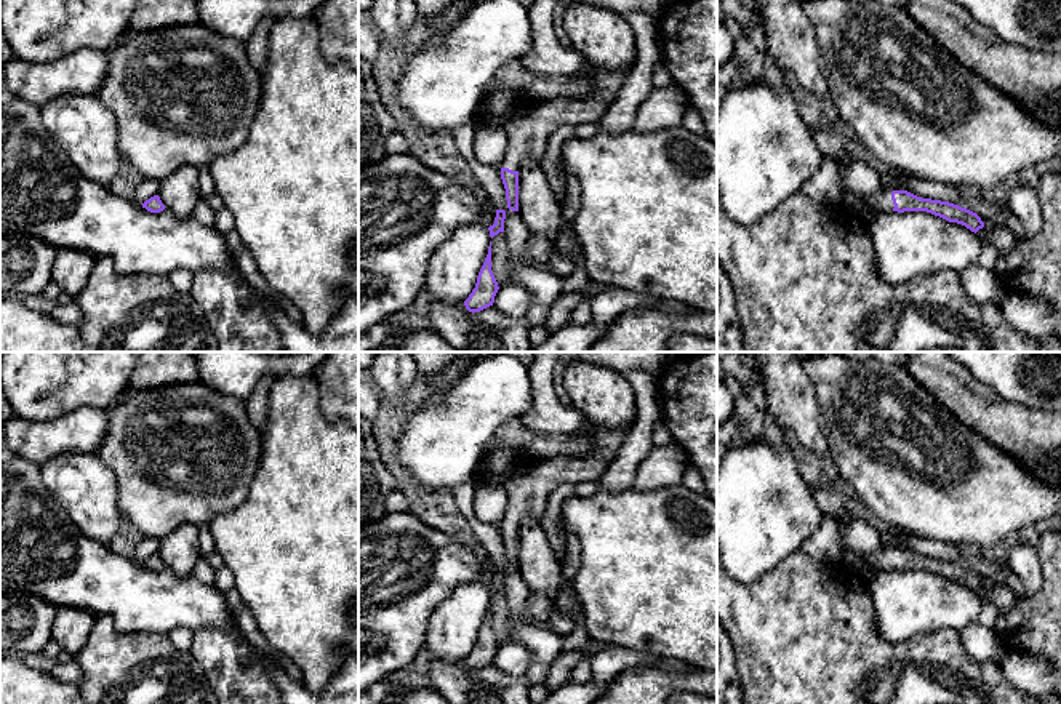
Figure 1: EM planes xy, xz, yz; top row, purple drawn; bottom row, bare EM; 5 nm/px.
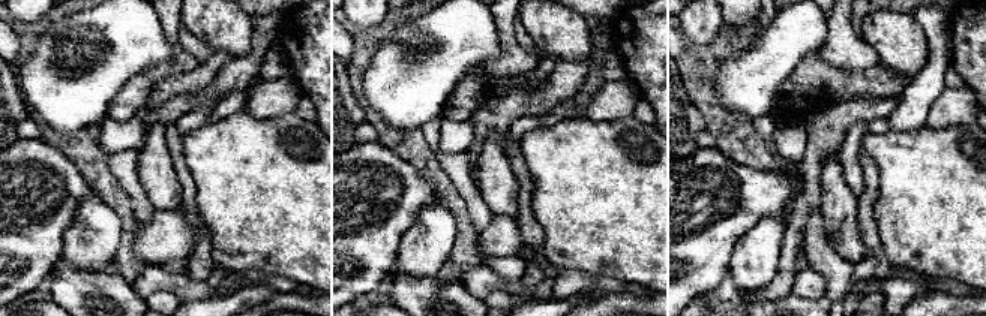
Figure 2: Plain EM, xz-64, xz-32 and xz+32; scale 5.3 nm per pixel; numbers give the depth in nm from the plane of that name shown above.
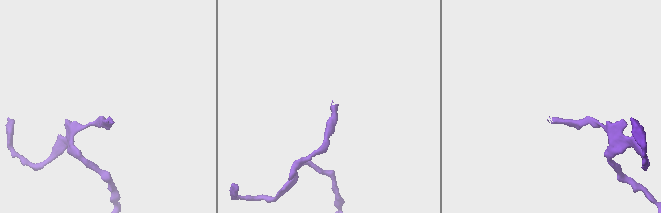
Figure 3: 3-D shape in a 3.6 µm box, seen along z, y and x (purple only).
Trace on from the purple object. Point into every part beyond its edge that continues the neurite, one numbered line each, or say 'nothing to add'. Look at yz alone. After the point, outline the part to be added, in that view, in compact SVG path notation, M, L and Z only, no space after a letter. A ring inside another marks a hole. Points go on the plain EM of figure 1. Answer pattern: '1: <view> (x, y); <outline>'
1: yz (880, 560); M880 547L872 557L867 560L856 552L847 549L842 563L851 570L853 573L863 578L867 566L872 566L875 571L890 571L895 563L891 558L891 549Z

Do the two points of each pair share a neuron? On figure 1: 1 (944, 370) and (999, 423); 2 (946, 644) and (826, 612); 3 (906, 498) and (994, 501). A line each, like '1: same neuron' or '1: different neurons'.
1: same neuron
2: same neuron
3: same neuron

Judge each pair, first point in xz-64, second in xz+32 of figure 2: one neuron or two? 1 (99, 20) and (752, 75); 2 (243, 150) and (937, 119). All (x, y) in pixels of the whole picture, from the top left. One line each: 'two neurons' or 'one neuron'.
1: one neuron
2: two neurons

